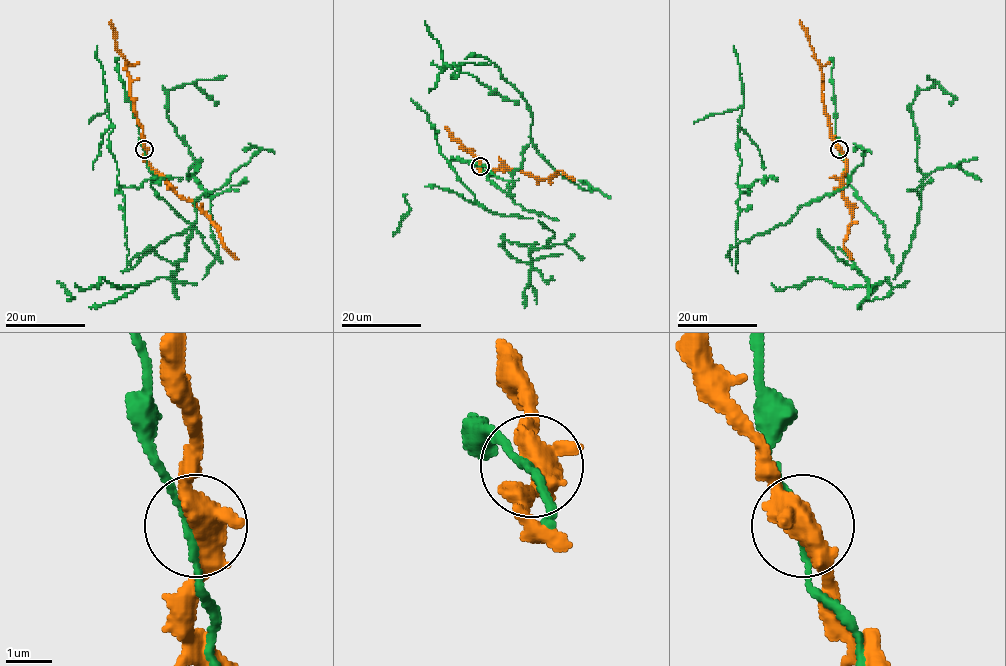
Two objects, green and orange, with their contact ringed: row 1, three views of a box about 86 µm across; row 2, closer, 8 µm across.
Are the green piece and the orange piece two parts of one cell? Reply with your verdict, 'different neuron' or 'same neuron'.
same neuron

